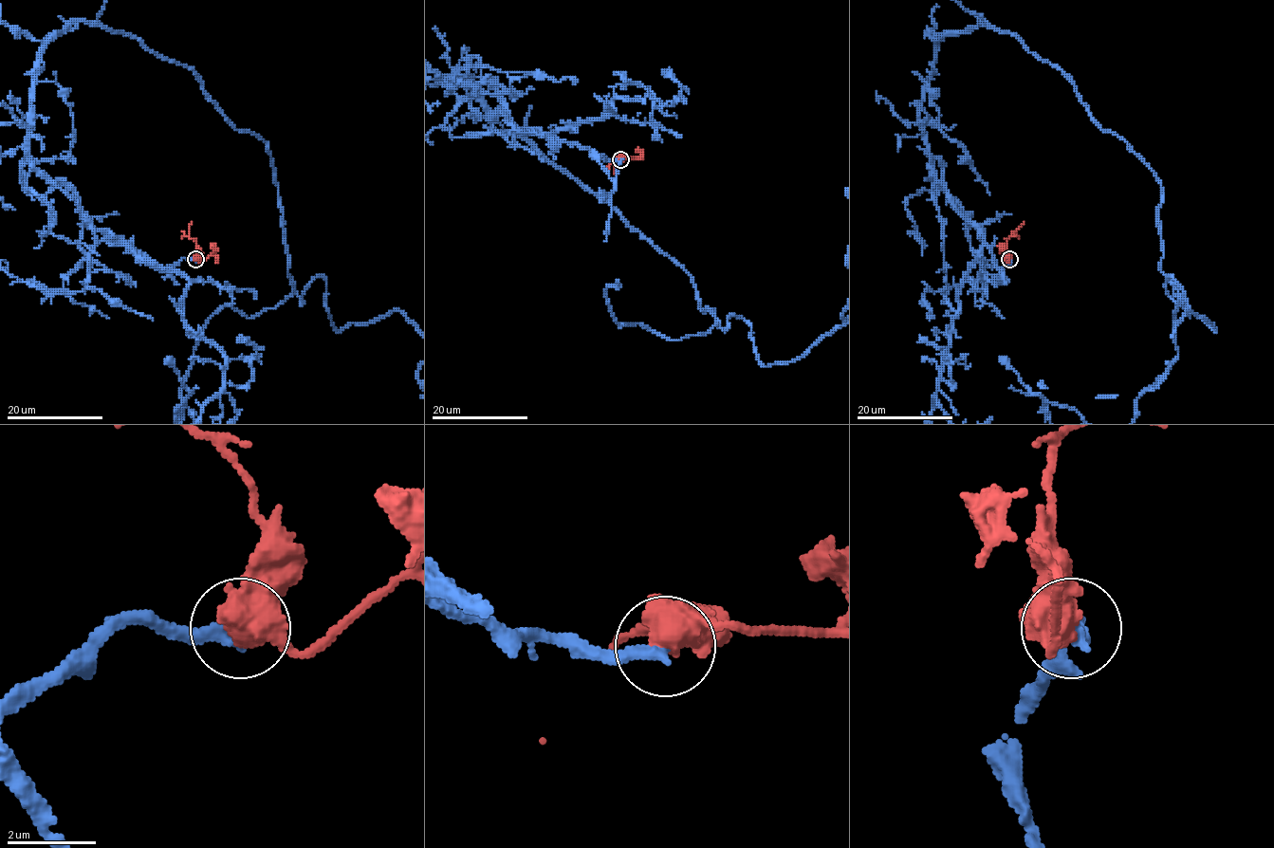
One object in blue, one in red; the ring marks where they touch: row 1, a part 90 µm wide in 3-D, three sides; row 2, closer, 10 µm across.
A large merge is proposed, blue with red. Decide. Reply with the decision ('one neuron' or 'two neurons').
two neurons

